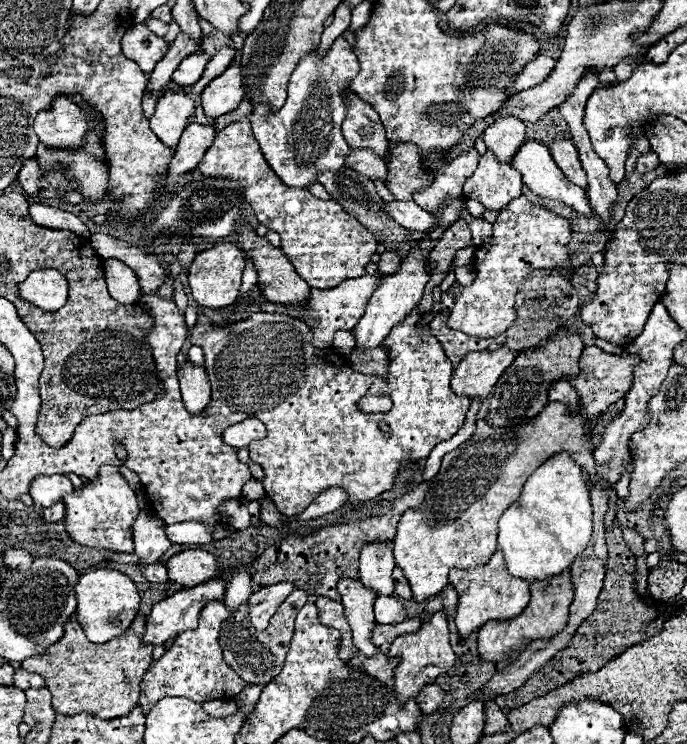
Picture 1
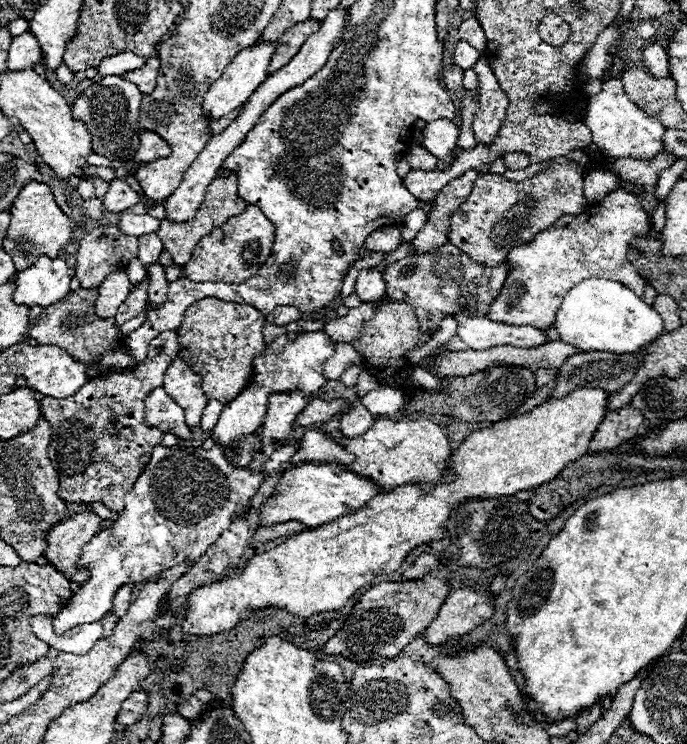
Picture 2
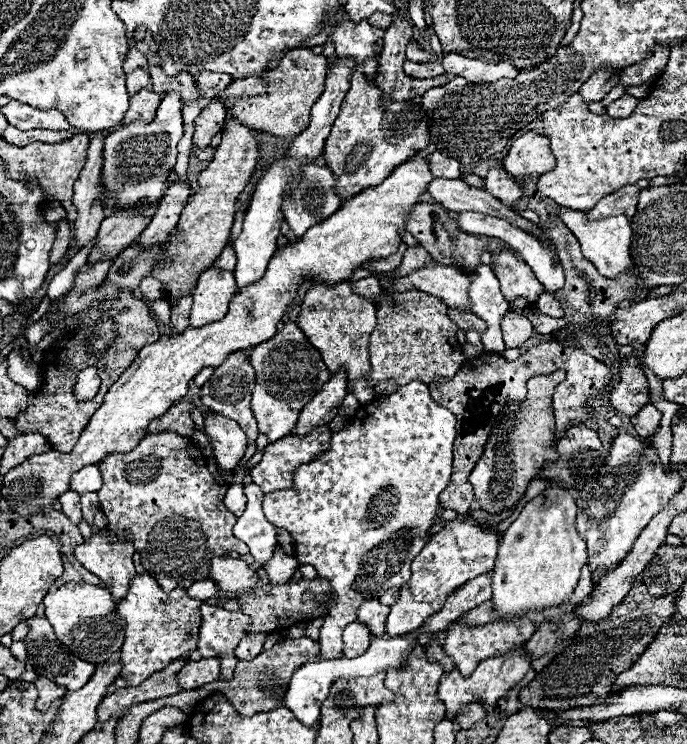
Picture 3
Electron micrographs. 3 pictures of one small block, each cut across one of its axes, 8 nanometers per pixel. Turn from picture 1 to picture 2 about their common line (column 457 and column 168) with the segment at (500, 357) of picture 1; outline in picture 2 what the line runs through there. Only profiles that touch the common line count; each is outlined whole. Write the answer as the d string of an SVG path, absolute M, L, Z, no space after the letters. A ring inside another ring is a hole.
M174 358L164 374L164 388L182 406L190 428L200 424L208 398L202 390L202 378L196 376L182 358Z

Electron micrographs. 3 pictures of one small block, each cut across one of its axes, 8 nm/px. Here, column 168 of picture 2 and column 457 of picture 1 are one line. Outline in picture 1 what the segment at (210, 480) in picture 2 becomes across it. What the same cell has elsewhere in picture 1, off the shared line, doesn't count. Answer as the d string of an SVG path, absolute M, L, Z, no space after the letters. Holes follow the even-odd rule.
M548 402L544 406L544 412L528 420L524 426L516 426L516 428L510 428L510 426L492 428L484 420L478 420L474 436L442 458L440 472L430 482L428 496L424 496L424 504L420 504L420 508L410 508L402 514L398 532L394 538L396 564L404 570L416 602L436 596L436 592L440 592L448 584L448 572L452 568L460 568L460 570L476 568L496 552L498 518L512 502L516 502L516 498L520 498L522 486L526 484L528 476L532 476L532 472L540 464L544 464L550 456L568 450L574 456L574 460L586 468L591 482L594 480L596 473L595 463L592 460L592 452L594 452L592 438L596 434L594 430L596 422L590 424L588 420L584 420L582 404L578 404L576 410L568 410L568 408L570 406L564 402Z

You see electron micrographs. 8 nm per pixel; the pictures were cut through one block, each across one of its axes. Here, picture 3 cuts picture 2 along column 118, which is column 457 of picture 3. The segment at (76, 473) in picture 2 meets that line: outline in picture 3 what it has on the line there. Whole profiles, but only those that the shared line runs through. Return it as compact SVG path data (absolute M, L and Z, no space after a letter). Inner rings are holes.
M550 340L550 342L542 342L530 348L524 356L520 356L514 362L508 362L498 354L480 354L470 364L466 362L452 380L444 380L444 382L440 380L440 382L430 384L432 400L448 408L450 412L454 412L462 430L458 432L458 438L454 440L454 472L450 476L448 486L440 494L440 508L444 510L470 508L474 500L474 492L472 492L472 484L468 482L468 476L484 452L484 444L488 440L488 434L496 416L500 414L500 410L504 408L508 400L510 402L524 400L526 380L530 380L532 376L546 376L556 370L566 370L566 380L558 384L558 402L554 410L556 440L558 440L558 436L564 436L566 428L570 428L572 424L580 424L592 418L586 408L588 398L598 396L612 380L610 368L598 362L596 358L592 358L590 354L582 352L578 346L566 346L556 340Z

